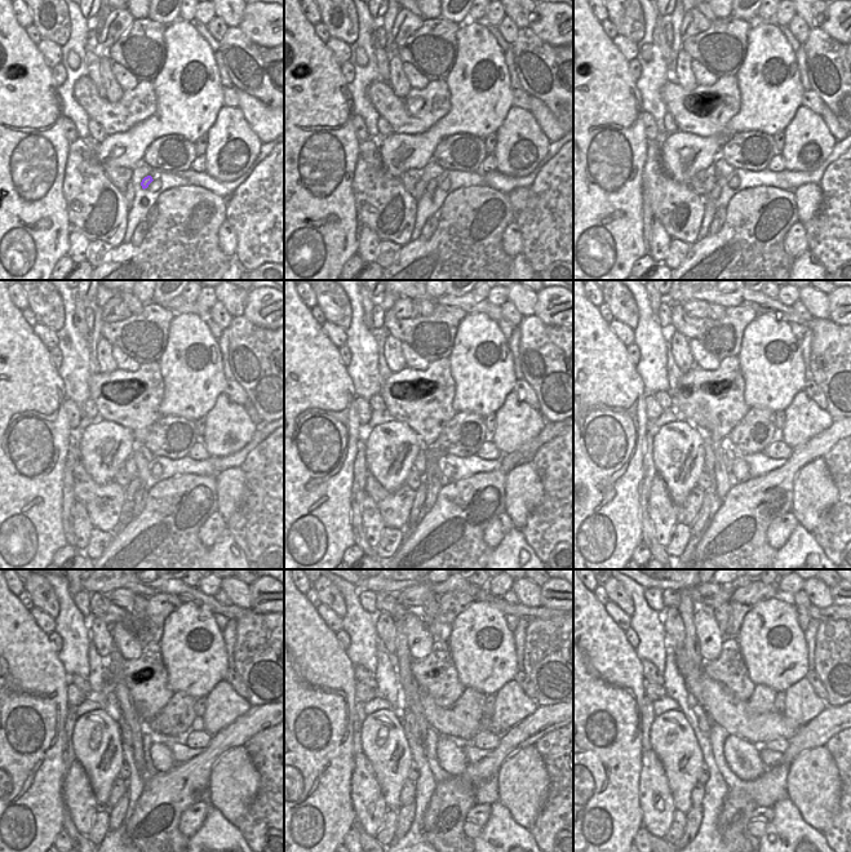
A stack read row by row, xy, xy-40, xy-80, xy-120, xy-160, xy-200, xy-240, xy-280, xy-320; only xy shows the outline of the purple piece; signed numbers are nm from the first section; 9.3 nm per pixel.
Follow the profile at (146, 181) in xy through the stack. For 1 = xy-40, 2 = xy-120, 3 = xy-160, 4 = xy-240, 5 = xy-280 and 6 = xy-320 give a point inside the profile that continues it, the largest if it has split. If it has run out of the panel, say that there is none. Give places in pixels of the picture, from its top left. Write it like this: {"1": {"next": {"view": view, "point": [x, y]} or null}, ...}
{"1": {"next": {"view": "xy-40", "point": [433, 183]}}, "2": {"next": {"view": "xy-120", "point": [134, 484]}}, "3": {"next": {"view": "xy-160", "point": [420, 496]}}, "4": {"next": {"view": "xy-240", "point": [116, 813]}}, "5": {"next": {"view": "xy-280", "point": [404, 815]}}, "6": {"next": {"view": "xy-320", "point": [694, 816]}}}

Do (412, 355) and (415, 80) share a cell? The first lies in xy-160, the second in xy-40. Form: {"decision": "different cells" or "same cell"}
{"decision": "same cell"}

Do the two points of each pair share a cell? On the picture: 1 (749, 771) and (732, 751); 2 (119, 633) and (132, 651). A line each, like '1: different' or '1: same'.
1: same
2: same

